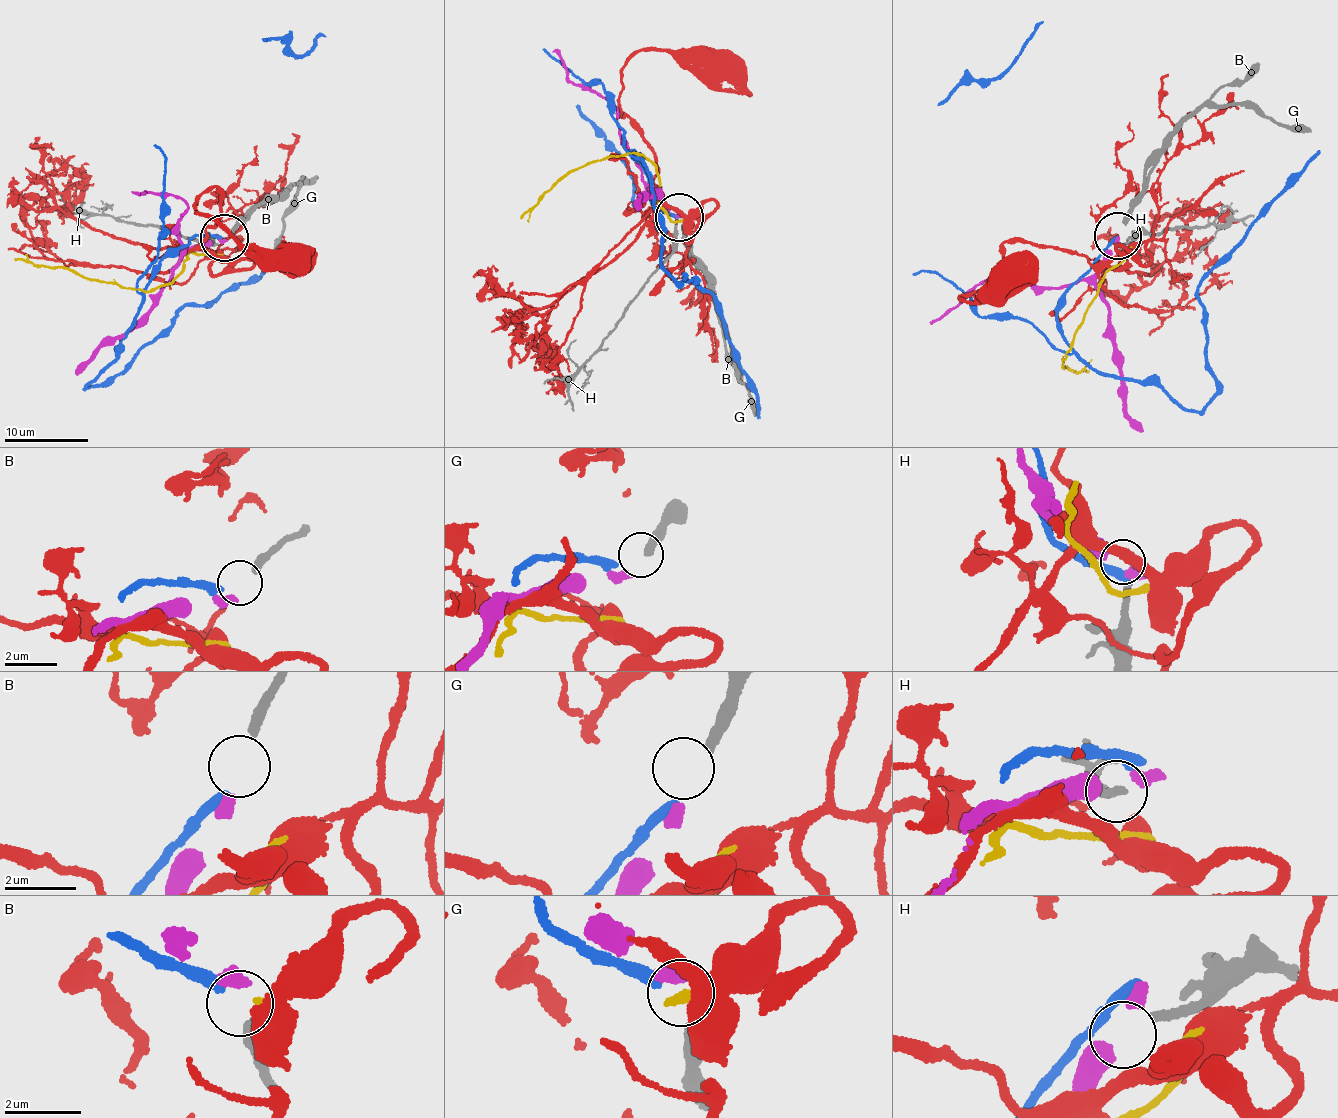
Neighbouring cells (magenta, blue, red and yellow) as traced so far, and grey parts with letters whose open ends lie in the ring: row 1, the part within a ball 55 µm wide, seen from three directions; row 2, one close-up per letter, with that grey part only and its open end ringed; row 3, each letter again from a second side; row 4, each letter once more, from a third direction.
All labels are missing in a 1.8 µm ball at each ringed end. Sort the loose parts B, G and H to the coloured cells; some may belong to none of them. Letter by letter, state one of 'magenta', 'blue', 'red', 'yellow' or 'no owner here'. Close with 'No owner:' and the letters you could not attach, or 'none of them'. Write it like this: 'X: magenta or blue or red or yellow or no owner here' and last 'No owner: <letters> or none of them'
B: blue
G: magenta
H: no owner here
No owner: H

